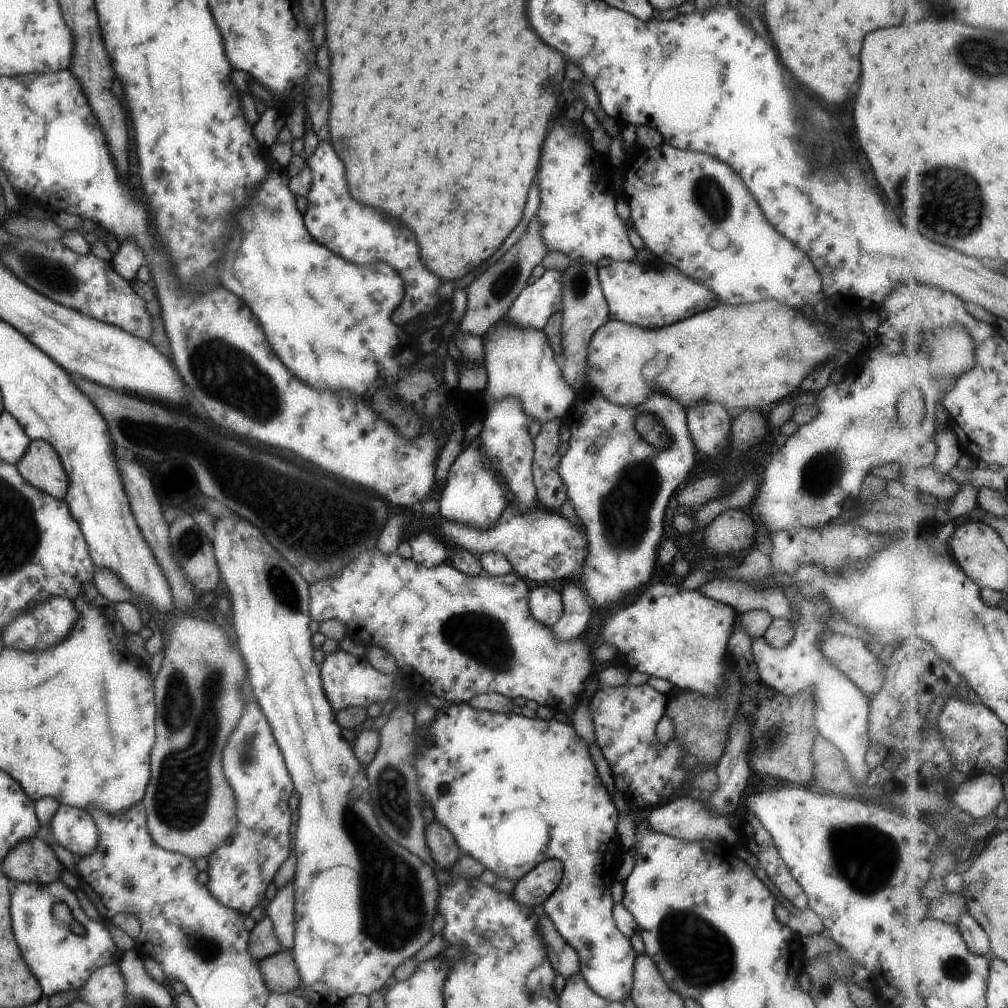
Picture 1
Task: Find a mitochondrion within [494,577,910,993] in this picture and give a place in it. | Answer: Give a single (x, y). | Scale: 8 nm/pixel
(690, 948)

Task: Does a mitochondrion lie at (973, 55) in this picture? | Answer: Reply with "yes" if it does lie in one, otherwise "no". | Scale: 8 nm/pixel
yes

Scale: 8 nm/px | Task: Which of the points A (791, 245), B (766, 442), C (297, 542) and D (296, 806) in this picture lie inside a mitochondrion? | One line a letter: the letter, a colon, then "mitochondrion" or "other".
A: other
B: other
C: other
D: other

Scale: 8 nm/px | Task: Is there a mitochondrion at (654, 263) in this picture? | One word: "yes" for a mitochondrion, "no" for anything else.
no

